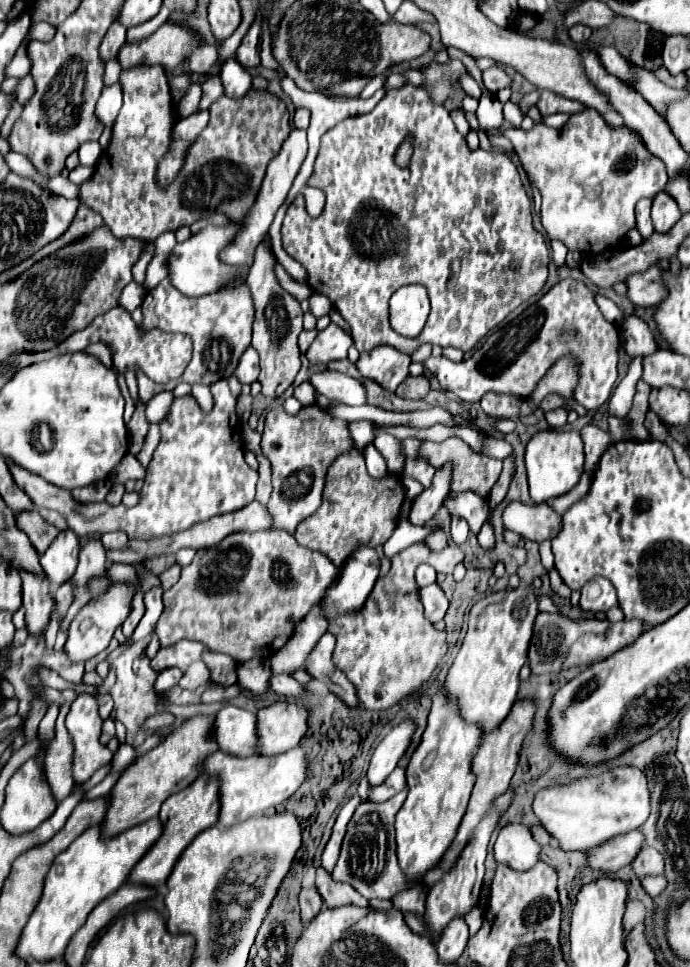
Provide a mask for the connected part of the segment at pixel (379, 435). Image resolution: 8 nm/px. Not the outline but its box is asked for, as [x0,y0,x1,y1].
[373,429,403,473]

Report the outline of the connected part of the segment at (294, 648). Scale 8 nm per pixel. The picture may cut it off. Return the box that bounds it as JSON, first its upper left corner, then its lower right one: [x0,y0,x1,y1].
[271,603,327,675]

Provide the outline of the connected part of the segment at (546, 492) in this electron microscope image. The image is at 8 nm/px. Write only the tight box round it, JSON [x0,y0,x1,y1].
[525,431,583,503]

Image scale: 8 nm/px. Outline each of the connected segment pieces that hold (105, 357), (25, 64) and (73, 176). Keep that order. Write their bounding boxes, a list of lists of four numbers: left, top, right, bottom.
[[85,341,113,365],[7,45,31,77],[69,165,93,185]]

